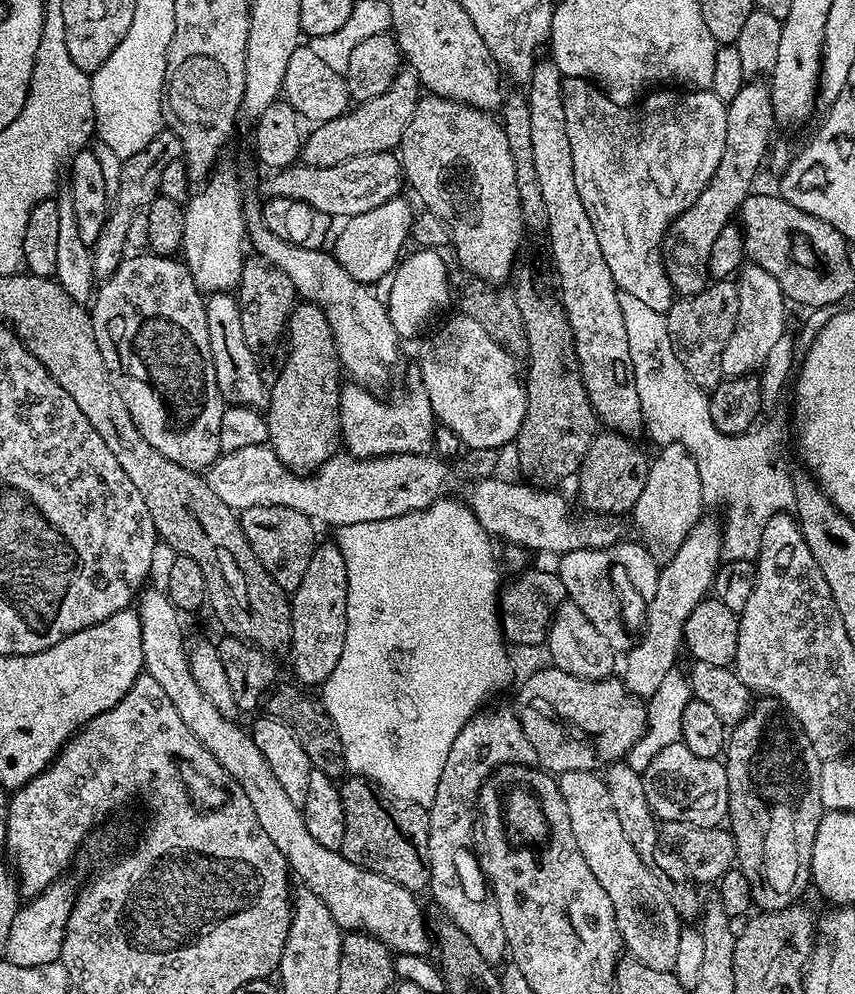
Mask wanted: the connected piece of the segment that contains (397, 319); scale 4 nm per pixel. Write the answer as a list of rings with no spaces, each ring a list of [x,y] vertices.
[[[434,248],[412,251],[416,252],[409,251],[397,263],[391,273],[392,285],[386,293],[388,317],[394,330],[402,338],[418,335],[427,326],[428,319],[448,304],[448,264],[440,257],[443,255]]]

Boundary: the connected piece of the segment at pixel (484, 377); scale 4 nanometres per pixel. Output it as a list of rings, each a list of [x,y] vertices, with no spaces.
[[[456,314],[453,320],[448,320],[432,337],[428,340],[428,345],[420,352],[420,380],[425,394],[430,398],[430,406],[432,407],[432,415],[441,425],[445,424],[458,439],[465,445],[465,449],[471,450],[477,448],[478,450],[497,450],[503,444],[511,445],[516,439],[518,430],[522,426],[522,418],[526,418],[526,406],[528,405],[528,393],[525,385],[522,383],[522,376],[516,373],[516,365],[518,360],[511,355],[503,346],[498,342],[494,342],[494,339],[490,338],[490,335],[486,334],[486,330],[482,328],[475,320],[463,314]]]

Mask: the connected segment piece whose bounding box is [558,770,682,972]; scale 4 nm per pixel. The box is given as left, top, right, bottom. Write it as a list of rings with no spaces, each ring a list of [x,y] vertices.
[[[582,770],[559,773],[558,783],[566,802],[566,814],[570,814],[574,842],[578,842],[582,858],[586,858],[586,866],[590,866],[590,874],[598,878],[602,890],[606,890],[610,898],[627,955],[650,966],[650,970],[673,971],[682,927],[680,915],[674,910],[665,885],[656,881],[649,865],[636,853],[630,838],[626,838],[618,814],[614,814],[614,802],[610,802],[607,784],[596,772]]]

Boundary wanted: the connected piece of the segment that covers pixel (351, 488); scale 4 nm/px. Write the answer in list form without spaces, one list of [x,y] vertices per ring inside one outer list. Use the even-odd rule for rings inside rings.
[[[259,444],[223,453],[206,469],[206,479],[210,490],[214,490],[214,494],[218,494],[218,498],[222,498],[222,502],[226,502],[226,506],[233,510],[243,510],[250,506],[286,506],[290,510],[306,514],[317,525],[333,524],[333,529],[339,530],[342,526],[354,526],[354,522],[382,521],[385,518],[419,512],[428,508],[436,499],[441,499],[445,495],[444,483],[449,480],[450,474],[447,466],[434,457],[435,455],[429,453],[408,453],[361,460],[351,454],[337,454],[331,456],[315,472],[301,474],[291,472],[268,444]]]

